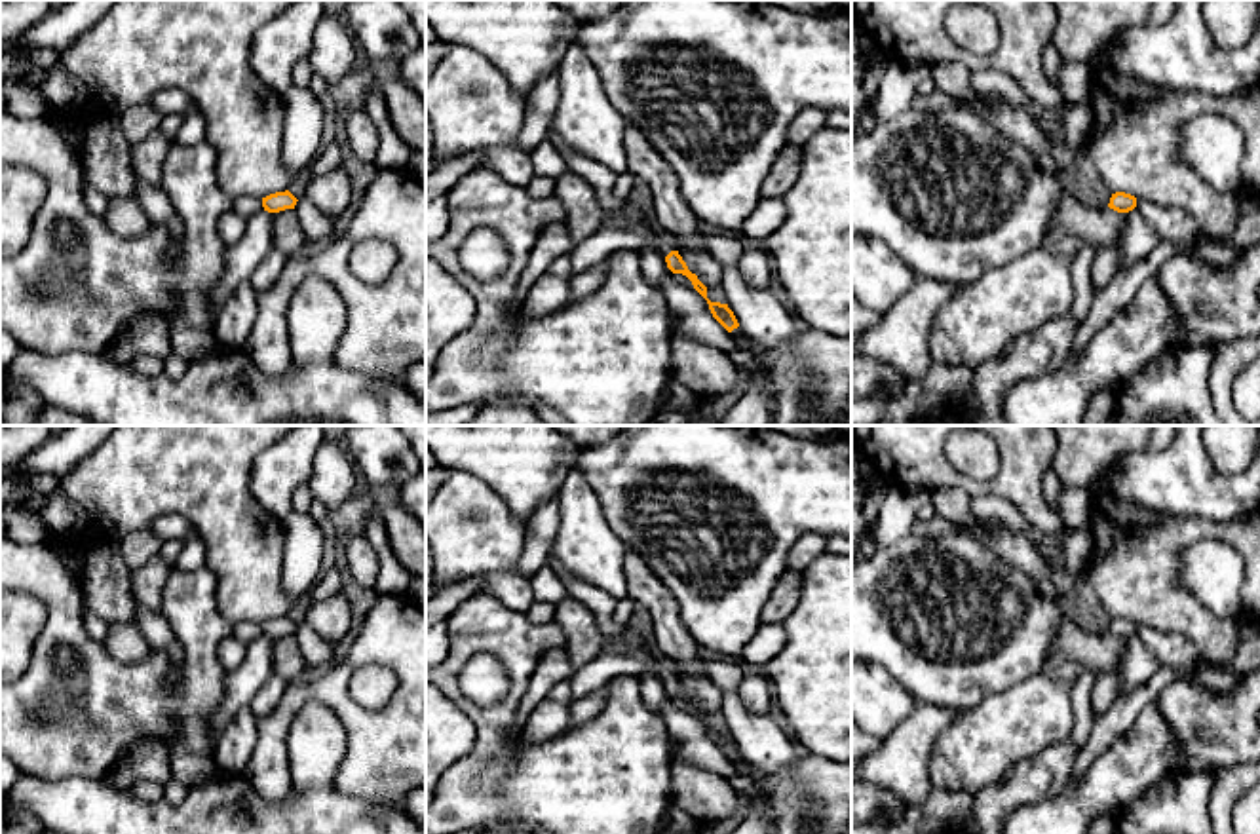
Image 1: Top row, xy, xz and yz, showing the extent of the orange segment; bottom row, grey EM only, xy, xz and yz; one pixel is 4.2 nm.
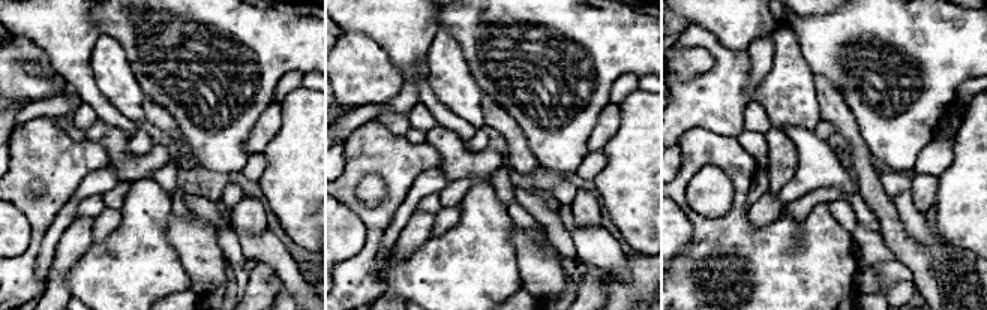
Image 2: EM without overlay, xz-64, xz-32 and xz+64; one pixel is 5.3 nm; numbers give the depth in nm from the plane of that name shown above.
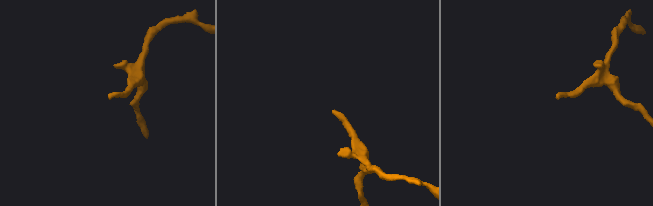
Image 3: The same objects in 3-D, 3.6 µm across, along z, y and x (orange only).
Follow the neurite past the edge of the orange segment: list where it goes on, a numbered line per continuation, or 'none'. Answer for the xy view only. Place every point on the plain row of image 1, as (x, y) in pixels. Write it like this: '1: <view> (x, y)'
none

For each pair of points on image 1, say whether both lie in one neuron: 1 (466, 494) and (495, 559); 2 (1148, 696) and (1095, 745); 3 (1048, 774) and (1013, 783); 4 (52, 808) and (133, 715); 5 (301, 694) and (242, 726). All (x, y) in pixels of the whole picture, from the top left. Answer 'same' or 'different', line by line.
1: same
2: same
3: same
4: different
5: different

